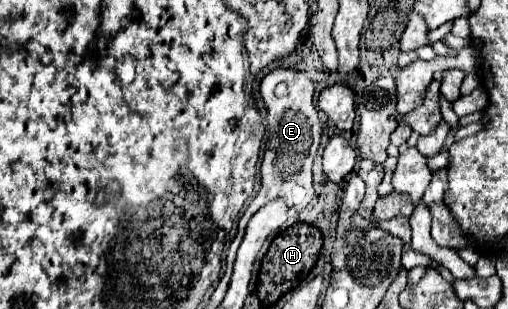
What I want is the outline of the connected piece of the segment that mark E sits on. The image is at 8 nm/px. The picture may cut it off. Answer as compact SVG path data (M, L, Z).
M275 69L261 81L261 97L267 107L267 149L261 163L261 189L255 199L245 209L243 217L239 219L239 233L231 243L229 251L229 265L235 259L239 243L243 239L243 231L249 219L269 201L275 197L283 197L289 209L305 209L315 191L313 191L313 159L317 155L321 143L321 121L319 113L313 105L313 81L295 69Z

